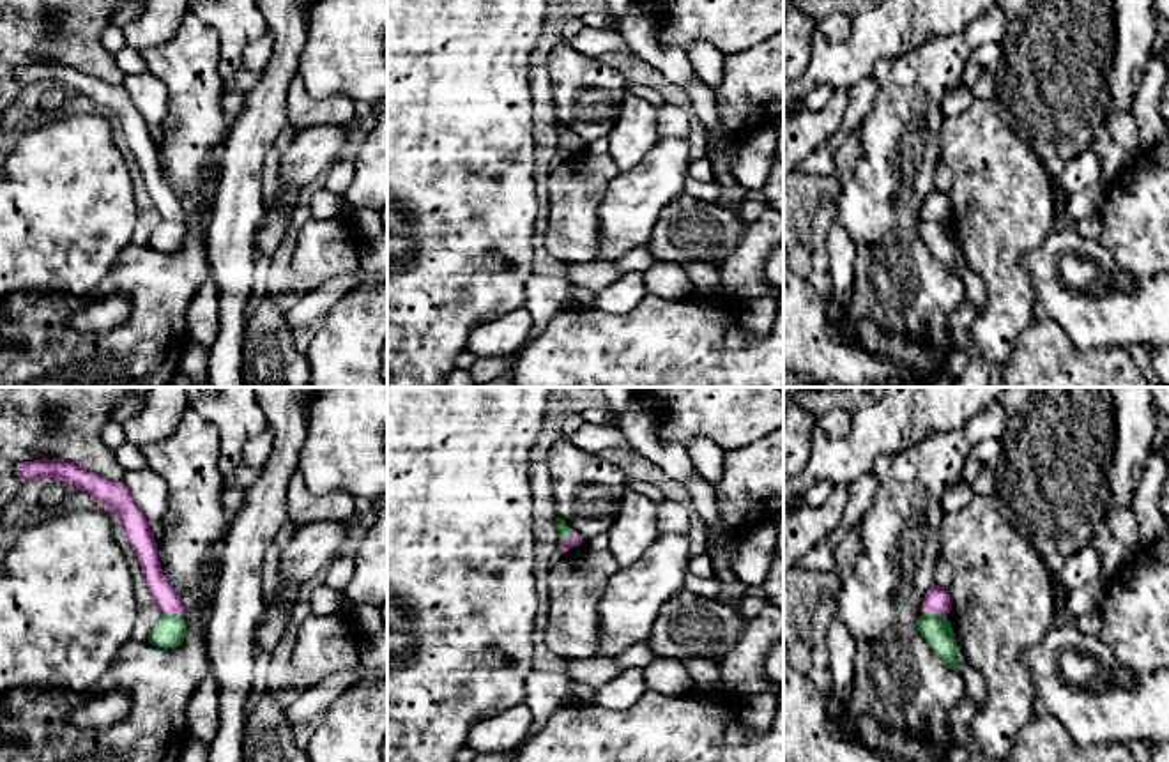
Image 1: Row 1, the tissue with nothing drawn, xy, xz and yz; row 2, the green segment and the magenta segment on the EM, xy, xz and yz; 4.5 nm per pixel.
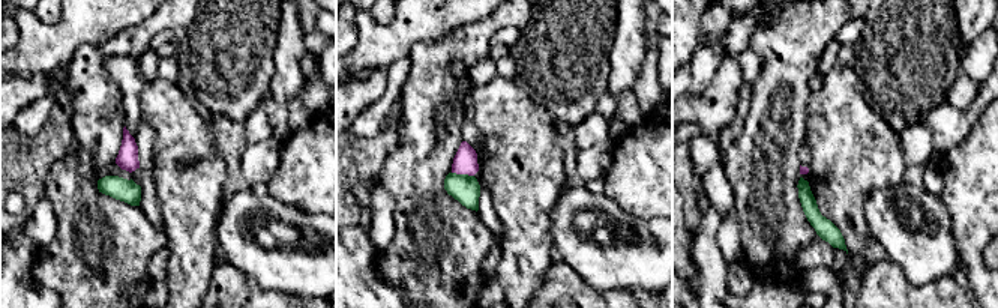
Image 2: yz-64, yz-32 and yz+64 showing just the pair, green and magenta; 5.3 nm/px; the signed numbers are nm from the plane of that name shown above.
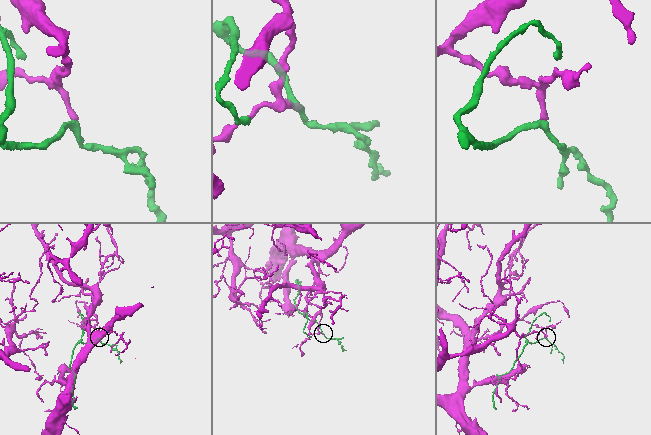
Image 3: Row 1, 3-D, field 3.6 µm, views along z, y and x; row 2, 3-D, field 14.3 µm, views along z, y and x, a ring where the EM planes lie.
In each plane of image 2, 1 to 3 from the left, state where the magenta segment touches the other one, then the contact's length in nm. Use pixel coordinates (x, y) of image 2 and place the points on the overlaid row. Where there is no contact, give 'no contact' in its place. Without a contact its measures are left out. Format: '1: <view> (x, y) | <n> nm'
1: no contact
2: yz-32 (462, 175) | 120 nm
3: no contact

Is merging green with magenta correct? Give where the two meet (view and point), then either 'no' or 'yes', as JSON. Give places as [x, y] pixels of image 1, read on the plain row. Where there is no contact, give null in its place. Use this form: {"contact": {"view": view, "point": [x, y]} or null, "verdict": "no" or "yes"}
{"contact": {"view": "yz", "point": [934, 218]}, "verdict": "no"}

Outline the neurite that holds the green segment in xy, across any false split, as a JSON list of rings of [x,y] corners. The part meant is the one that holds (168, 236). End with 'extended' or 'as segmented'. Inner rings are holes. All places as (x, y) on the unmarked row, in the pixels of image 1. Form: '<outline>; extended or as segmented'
[[[163,217],[149,237],[149,248],[163,253],[177,253],[186,242],[186,223],[175,217]]]; as segmented

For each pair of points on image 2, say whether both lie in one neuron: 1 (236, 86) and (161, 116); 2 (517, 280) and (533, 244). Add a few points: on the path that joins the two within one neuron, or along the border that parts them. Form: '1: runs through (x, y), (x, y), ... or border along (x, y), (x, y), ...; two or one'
1: border along (192, 96), (204, 108); two
2: runs through (523, 271), (527, 253); one

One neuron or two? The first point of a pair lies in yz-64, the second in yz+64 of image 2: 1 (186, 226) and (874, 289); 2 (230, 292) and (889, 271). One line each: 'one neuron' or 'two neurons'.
1: two neurons
2: one neuron

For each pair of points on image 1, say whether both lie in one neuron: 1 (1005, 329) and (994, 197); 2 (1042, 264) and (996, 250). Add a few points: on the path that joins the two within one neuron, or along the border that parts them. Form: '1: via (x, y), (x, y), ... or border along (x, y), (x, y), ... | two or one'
1: via (1003, 296), (1003, 276), (994, 259), (994, 230) | one
2: border along (1053, 230), (1021, 260), (1033, 296) | two

